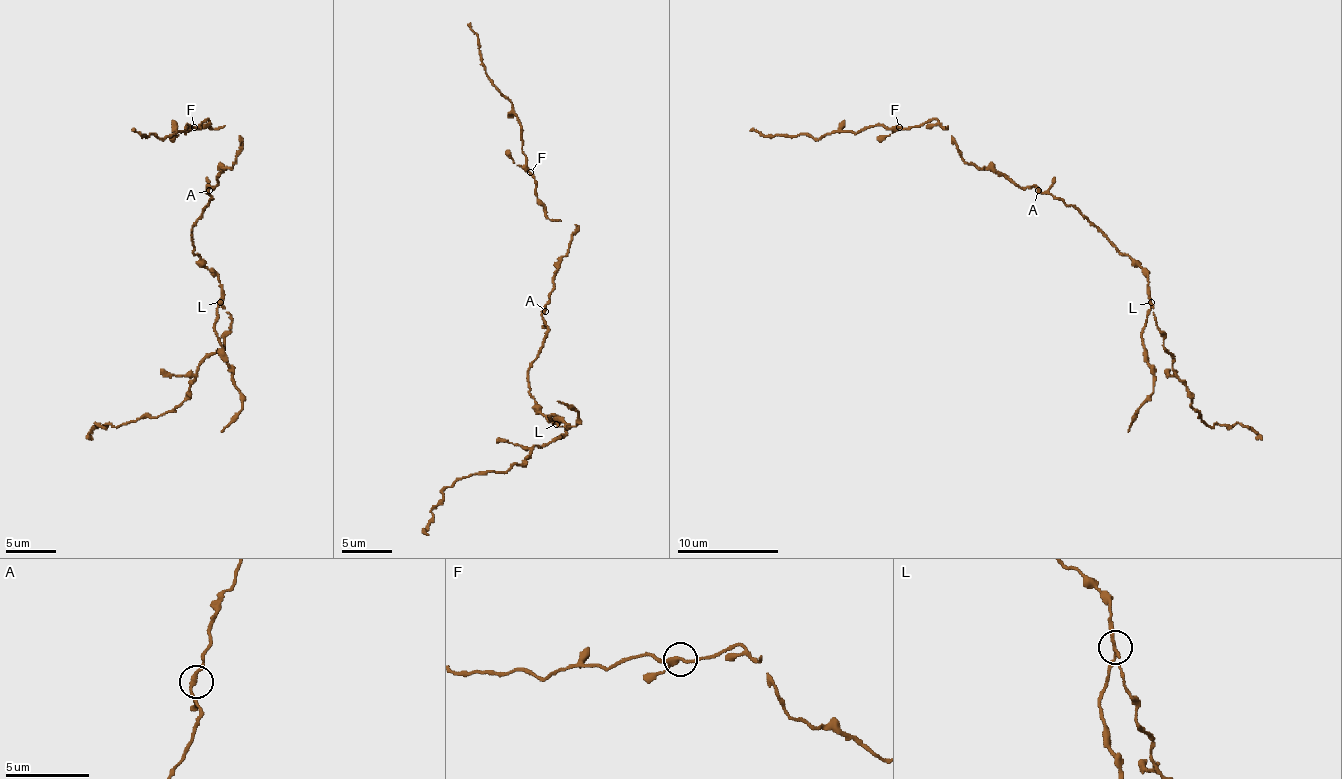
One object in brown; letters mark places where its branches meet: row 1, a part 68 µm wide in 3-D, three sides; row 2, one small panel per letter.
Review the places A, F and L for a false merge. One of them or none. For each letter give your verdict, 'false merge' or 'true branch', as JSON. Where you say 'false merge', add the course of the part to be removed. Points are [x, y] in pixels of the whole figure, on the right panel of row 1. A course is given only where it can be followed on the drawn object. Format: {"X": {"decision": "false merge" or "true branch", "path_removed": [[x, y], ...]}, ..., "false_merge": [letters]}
{"A": {"decision": "true branch"}, "F": {"decision": "true branch"}, "L": {"decision": "false merge", "path_removed": [[1151, 301], [1141, 339], [1144, 359], [1154, 374], [1154, 384], [1149, 400], [1128, 432]]}, "false_merge": ["L"]}

